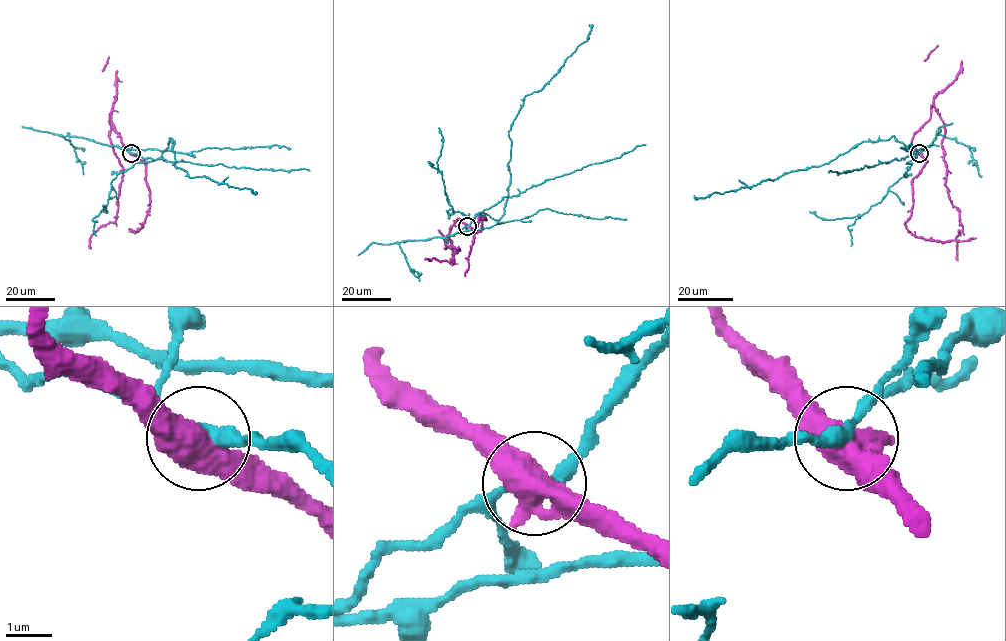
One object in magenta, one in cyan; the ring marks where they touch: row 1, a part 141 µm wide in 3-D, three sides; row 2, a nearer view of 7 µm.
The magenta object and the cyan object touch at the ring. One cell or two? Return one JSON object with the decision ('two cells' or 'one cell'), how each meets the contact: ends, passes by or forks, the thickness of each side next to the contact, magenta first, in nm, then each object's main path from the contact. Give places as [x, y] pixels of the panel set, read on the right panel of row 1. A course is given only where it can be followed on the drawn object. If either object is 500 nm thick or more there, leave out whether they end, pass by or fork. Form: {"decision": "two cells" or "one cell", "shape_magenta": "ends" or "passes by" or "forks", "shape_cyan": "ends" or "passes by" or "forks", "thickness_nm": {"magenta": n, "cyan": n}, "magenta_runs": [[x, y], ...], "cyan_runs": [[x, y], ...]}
{"decision": "one cell", "thickness_nm": {"magenta": 600, "cyan": 260}, "magenta_runs": [[919, 153], [912, 138], [933, 107], [943, 123], [945, 186], [962, 229], [956, 238], [958, 260]], "cyan_runs": [[919, 153], [925, 148], [912, 151], [892, 136], [861, 142], [827, 163], [773, 181], [694, 195]]}

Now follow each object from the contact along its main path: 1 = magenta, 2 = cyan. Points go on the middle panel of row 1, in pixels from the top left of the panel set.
1: (467, 225), (458, 219), (447, 235), (445, 248), (448, 245), (458, 249), (453, 262), (427, 260)
2: (467, 225), (466, 230), (489, 228), (503, 213), (512, 122), (526, 95), (541, 90), (587, 40), (588, 24)

